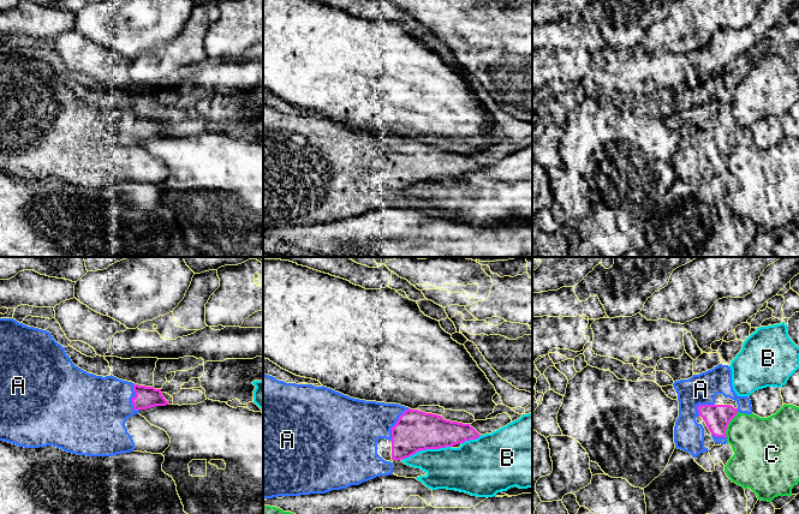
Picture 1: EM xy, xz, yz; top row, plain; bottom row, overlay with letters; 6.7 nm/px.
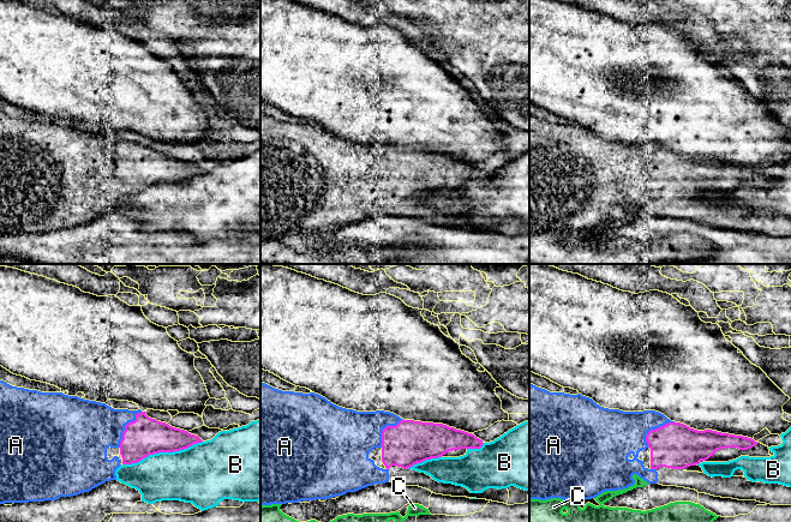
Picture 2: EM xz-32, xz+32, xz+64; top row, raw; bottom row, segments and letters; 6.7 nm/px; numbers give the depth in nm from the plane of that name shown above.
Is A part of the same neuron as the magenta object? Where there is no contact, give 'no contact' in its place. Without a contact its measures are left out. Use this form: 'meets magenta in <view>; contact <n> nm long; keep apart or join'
meets magenta in xz; contact 260 nm long; join

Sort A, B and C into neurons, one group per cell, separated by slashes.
A / B / C

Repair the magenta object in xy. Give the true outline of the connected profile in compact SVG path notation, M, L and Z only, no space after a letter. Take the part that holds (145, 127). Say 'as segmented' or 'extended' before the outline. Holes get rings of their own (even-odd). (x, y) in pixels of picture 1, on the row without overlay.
extended; M0 49L0 172L24 179L53 177L67 184L87 187L113 187L130 183L162 185L171 175L169 167L165 161L151 156L144 148L139 145L139 142L166 136L169 135L163 128L161 120L138 116L132 113L119 110L112 106L102 108L89 104L72 94L71 89L65 83L65 78L58 74L49 62L28 58L13 49Z

